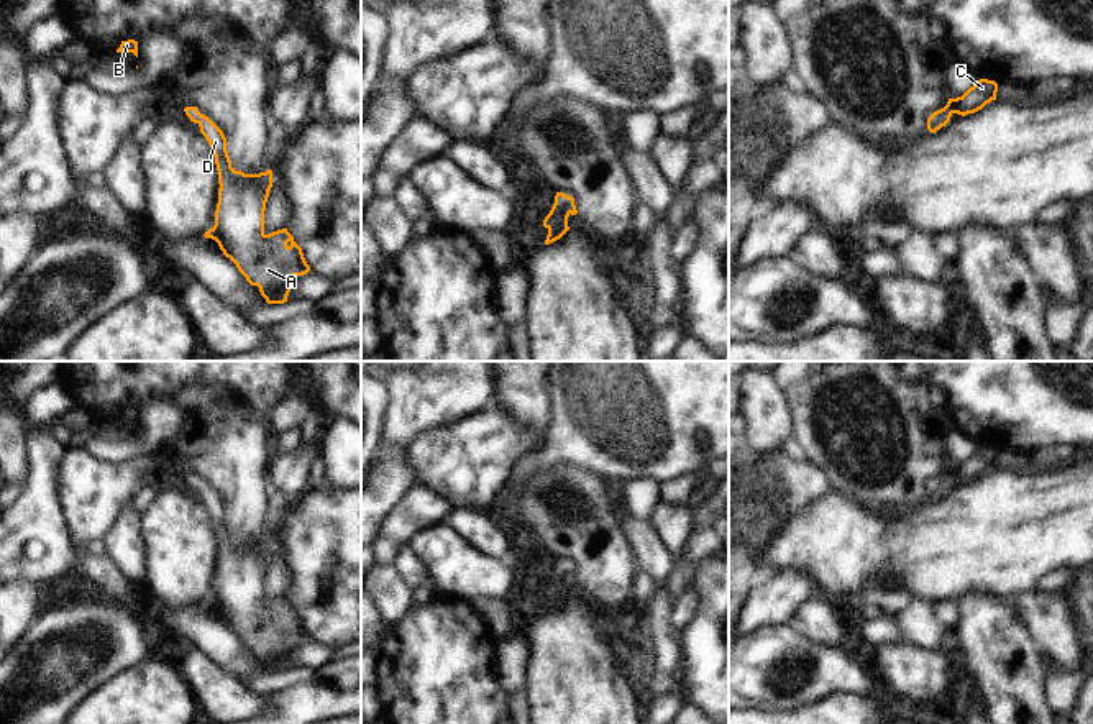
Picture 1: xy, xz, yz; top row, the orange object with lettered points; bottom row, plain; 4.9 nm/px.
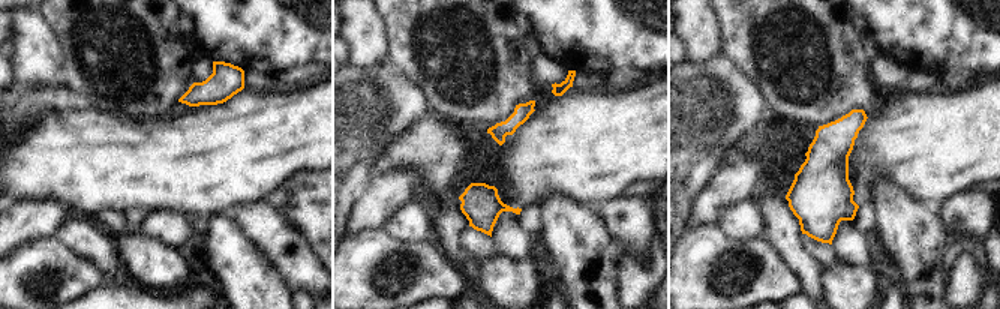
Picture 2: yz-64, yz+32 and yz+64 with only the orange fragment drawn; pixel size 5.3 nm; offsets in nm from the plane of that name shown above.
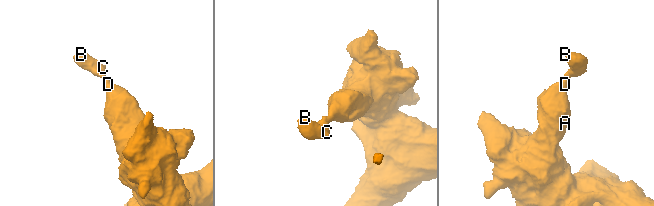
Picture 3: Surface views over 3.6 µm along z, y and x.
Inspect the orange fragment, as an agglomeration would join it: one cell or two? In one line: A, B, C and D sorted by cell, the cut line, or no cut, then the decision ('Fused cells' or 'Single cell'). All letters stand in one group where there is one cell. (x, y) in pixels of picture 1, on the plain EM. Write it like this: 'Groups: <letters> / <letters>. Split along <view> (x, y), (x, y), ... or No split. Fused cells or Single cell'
Groups: A B C D. No split. Single cell

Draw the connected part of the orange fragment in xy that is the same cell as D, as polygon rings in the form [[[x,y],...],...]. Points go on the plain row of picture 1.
[[[185,474],[190,489],[200,494],[218,538],[215,593],[205,606],[218,611],[251,653],[258,653],[268,671],[284,671],[295,644],[310,639],[302,616],[287,596],[264,601],[264,578],[272,555],[272,538],[245,542],[231,535],[223,499],[197,474]]]

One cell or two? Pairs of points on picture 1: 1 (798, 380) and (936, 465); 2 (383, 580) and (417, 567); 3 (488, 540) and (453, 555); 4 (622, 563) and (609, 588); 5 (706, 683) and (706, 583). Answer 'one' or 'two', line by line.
1: one
2: two
3: two
4: one
5: one

